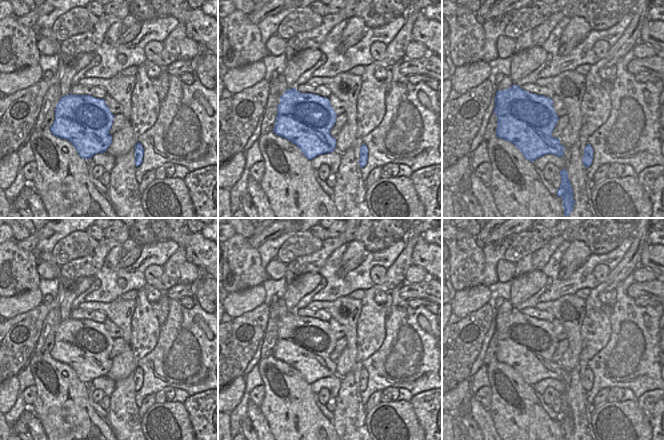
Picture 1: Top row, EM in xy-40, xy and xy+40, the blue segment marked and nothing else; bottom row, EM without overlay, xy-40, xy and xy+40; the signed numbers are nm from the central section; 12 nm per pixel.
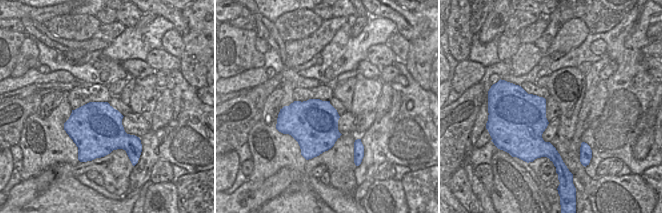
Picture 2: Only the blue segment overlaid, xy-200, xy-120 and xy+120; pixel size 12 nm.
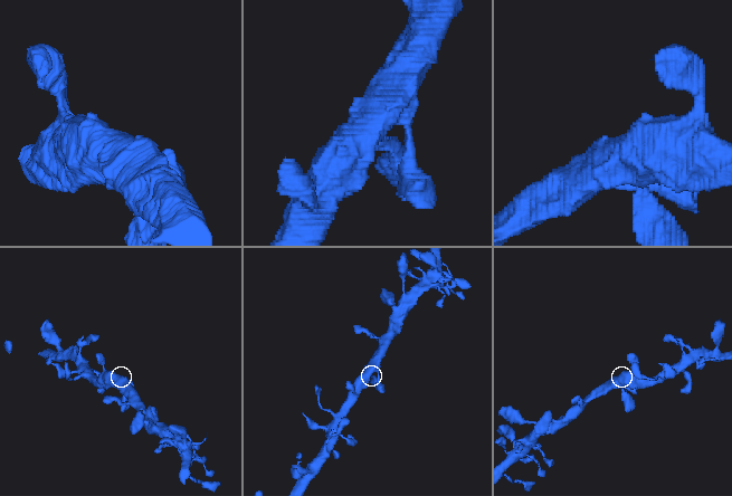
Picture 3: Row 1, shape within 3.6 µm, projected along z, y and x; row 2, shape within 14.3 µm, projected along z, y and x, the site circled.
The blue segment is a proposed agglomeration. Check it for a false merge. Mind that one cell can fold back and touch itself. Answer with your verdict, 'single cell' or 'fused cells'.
single cell

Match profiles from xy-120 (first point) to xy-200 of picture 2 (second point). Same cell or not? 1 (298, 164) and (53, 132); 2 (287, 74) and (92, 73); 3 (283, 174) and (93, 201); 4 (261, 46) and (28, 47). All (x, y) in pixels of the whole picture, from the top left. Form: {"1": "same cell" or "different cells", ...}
{"1": "same cell", "2": "different cells", "3": "different cells", "4": "same cell"}

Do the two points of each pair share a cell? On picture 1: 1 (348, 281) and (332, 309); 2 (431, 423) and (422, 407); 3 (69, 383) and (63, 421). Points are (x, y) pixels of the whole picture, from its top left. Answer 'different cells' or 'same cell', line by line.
1: different cells
2: same cell
3: same cell

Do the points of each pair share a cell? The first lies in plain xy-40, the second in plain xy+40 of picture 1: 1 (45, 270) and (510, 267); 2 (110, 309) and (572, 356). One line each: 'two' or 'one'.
1: one
2: one

